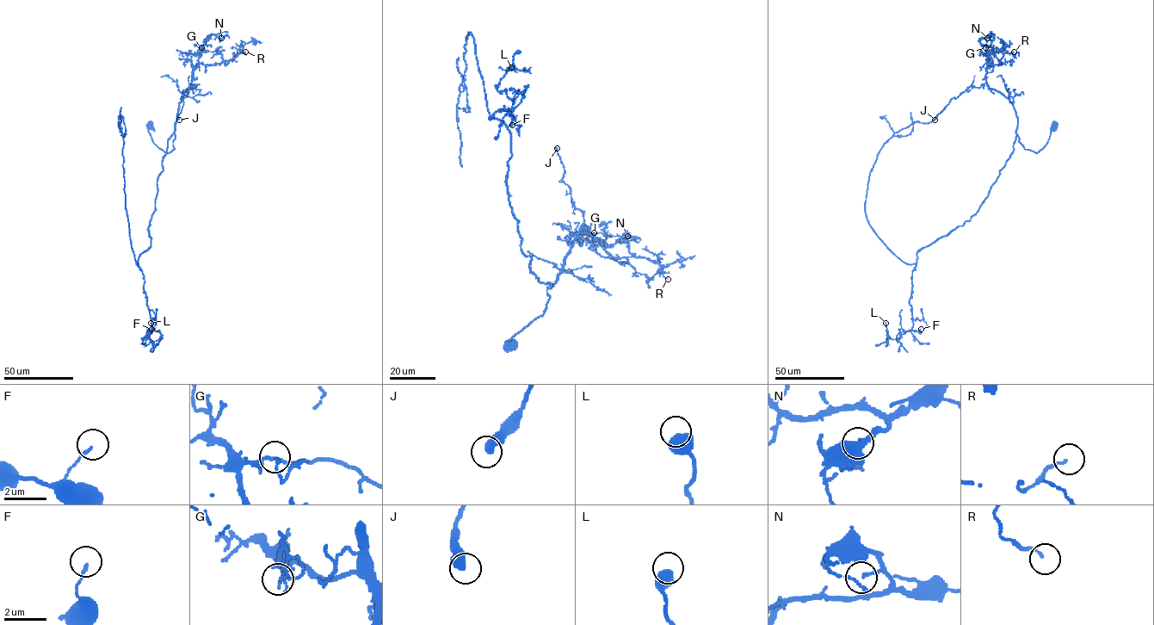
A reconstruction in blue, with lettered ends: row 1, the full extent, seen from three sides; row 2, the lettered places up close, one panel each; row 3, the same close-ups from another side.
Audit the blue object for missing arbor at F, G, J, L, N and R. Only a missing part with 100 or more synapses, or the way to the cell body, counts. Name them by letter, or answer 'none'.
none

